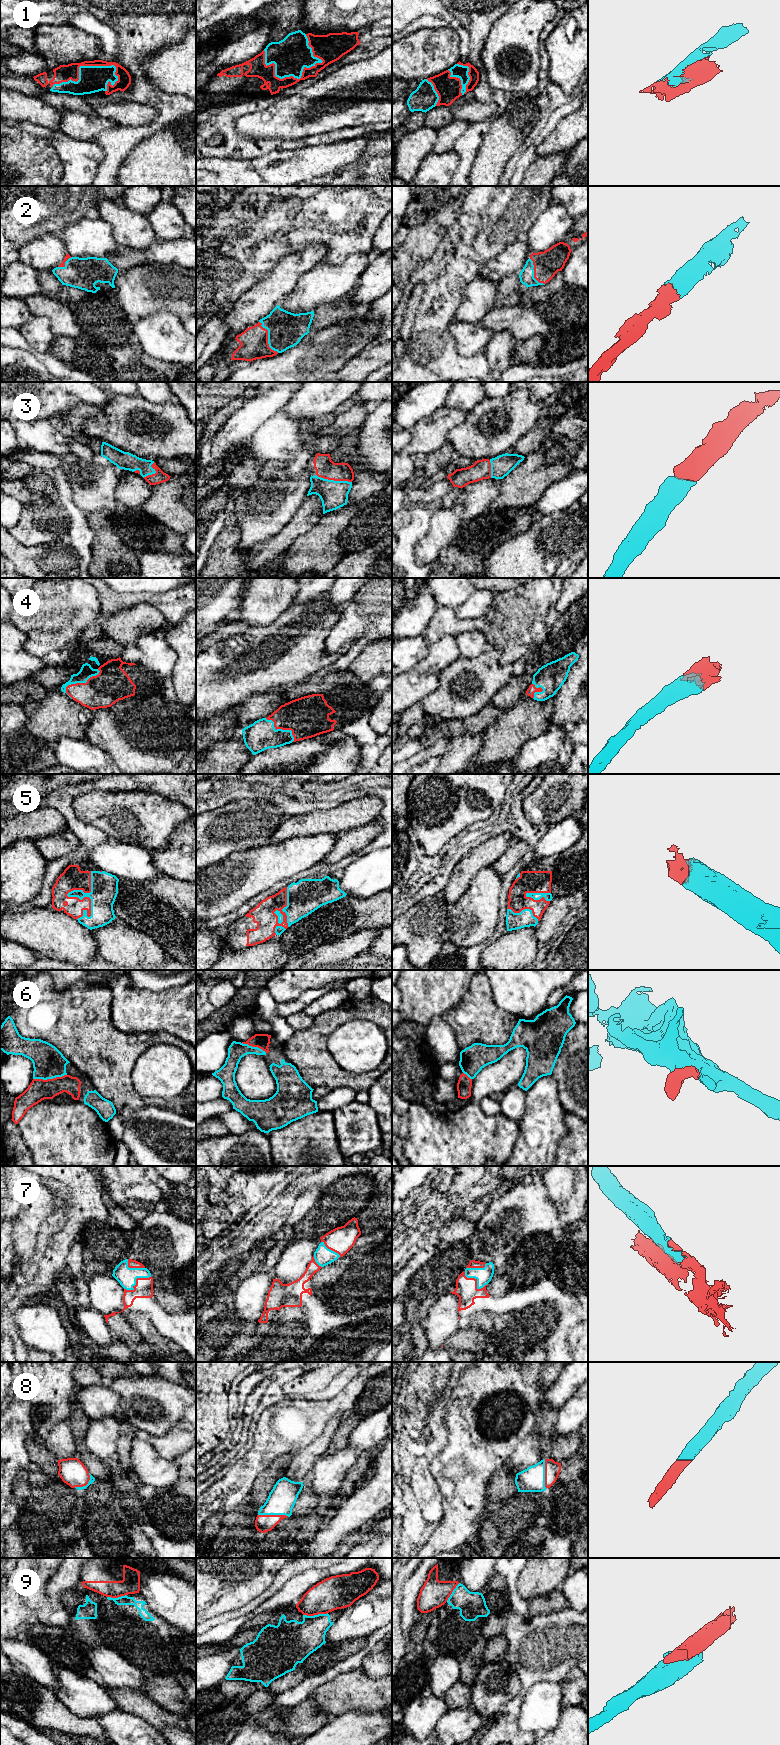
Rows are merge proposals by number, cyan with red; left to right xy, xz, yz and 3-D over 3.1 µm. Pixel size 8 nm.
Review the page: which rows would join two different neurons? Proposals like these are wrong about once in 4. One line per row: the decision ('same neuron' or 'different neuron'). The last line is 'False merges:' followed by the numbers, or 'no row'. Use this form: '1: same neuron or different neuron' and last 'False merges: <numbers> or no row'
1: same neuron
2: same neuron
3: same neuron
4: same neuron
5: same neuron
6: same neuron
7: same neuron
8: same neuron
9: different neuron
False merges: 9

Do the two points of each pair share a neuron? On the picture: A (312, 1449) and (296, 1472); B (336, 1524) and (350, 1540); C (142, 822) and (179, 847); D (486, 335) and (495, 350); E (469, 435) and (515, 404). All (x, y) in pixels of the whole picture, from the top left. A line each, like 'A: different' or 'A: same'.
A: same
B: different
C: different
D: different
E: same

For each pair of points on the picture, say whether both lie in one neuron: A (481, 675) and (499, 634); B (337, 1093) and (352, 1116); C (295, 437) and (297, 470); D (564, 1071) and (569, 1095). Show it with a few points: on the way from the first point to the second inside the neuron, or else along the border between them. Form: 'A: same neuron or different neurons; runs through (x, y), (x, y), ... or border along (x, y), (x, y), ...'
A: different neurons; border along (489, 647), (499, 651), (502, 664), (510, 663)
B: different neurons; border along (355, 1099), (344, 1106), (336, 1108), (332, 1112)
C: same neuron; runs through (295, 445), (297, 462)
D: same neuron; runs through (569, 1077), (569, 1089)

